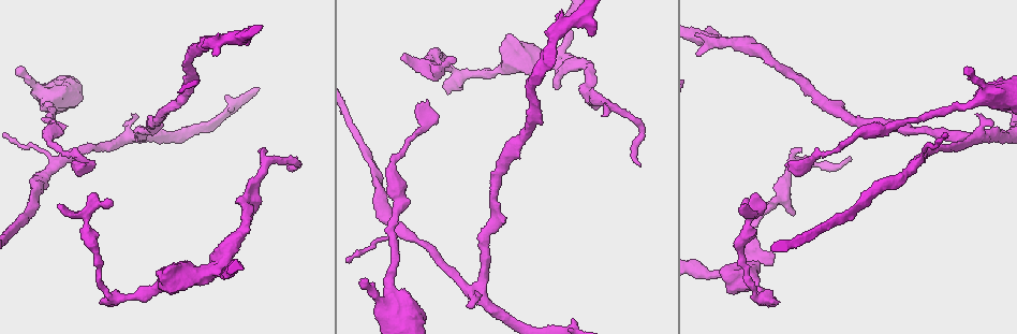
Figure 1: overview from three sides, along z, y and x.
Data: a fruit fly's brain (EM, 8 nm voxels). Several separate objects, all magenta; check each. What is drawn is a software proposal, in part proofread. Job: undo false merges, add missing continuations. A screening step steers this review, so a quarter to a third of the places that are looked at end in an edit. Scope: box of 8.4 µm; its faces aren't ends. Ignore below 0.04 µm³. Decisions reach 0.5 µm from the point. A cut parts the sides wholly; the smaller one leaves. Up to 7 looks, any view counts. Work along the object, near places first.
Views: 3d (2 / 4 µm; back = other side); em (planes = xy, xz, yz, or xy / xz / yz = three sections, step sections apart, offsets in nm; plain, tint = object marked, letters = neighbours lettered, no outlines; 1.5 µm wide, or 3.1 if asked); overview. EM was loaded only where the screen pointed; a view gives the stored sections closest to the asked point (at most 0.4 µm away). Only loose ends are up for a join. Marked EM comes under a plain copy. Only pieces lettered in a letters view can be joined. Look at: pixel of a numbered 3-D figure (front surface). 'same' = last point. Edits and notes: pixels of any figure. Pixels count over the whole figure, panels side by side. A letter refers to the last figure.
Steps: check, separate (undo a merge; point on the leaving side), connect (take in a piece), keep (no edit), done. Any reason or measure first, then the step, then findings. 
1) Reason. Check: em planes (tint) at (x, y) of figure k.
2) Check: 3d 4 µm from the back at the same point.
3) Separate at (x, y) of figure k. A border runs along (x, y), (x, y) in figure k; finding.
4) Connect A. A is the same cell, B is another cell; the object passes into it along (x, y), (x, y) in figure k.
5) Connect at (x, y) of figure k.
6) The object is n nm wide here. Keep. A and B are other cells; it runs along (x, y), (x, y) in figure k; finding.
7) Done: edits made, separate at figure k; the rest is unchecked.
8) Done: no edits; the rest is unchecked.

An open end. Check: 3d 2 µm at (446, 93) of figure 1.

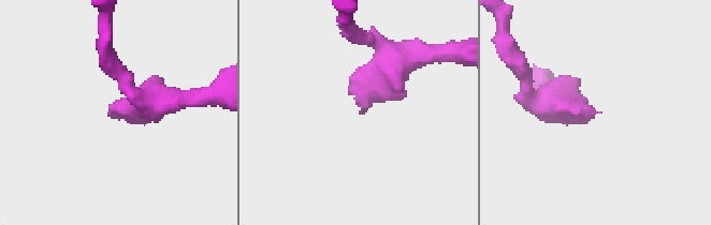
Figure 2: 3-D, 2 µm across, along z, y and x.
Now the EM. Check: em planes (letters) at (364, 113) of figure 2.

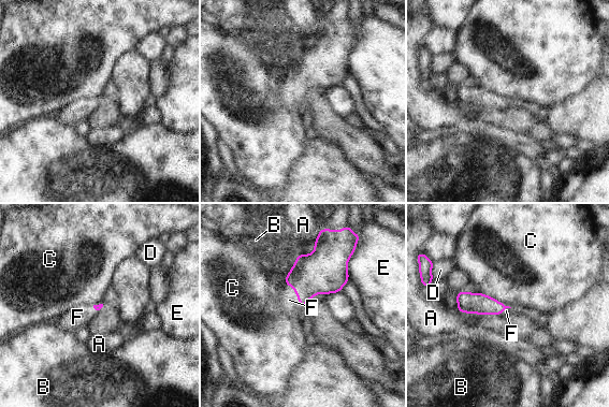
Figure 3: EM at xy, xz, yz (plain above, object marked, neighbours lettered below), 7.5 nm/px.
Connect F. F is the same cell, A, B, C, D and E are other cells; the object passes into it along (321, 272), (295, 292), (289, 300) in figure 3; the neuron continues.

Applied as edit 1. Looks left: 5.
Branch stops here. Check: 3d 2 µm from the back at (965, 69) of figure 1.

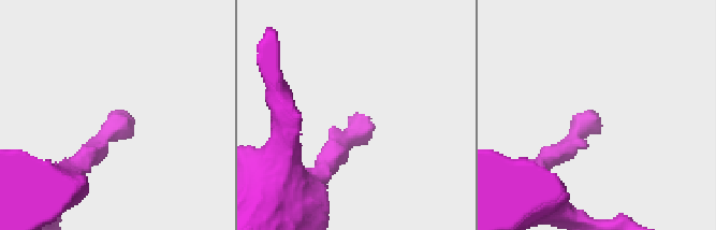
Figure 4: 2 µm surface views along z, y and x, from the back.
Check: em xz step 4 (tint) at (348, 118) of figure 4.

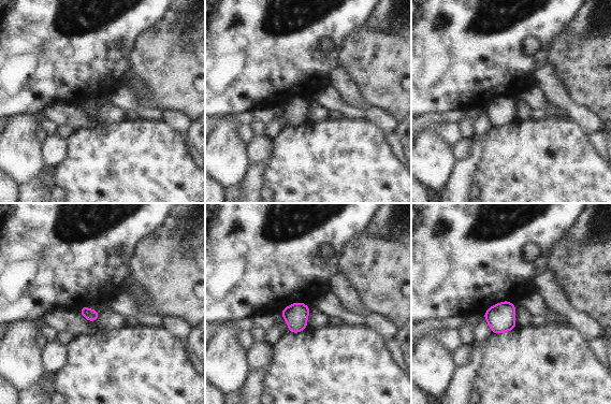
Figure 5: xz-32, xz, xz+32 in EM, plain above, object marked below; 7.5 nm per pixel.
Check: em planes (letters) at the same point.

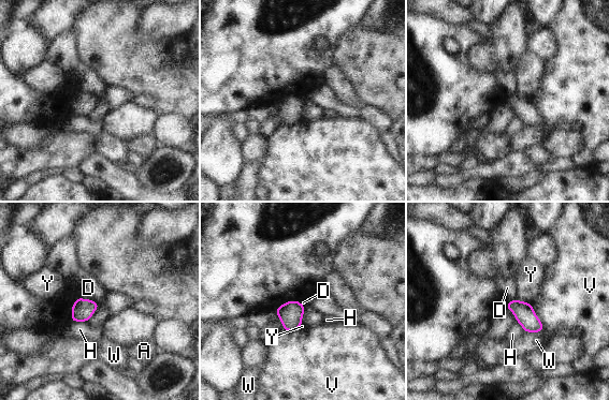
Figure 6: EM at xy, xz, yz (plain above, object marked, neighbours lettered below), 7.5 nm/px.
The longest contact is with V, 200 nm. Keep. A, D, H, V, W and Y are other cells; a border runs along (304, 306), (302, 322), (299, 327) in figure 6; no lettered piece goes on from it.

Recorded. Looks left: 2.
Free end. Check: em planes (letters) at (591, 35) of figure 1.

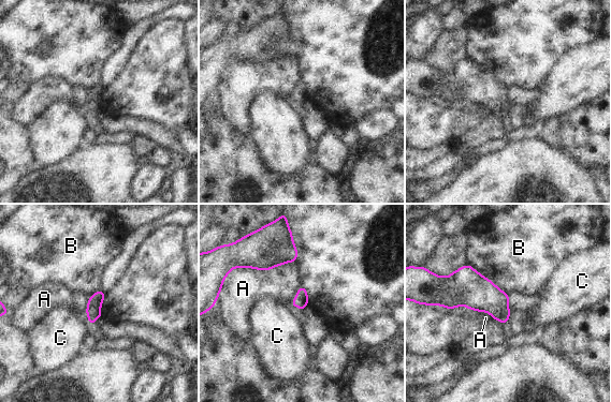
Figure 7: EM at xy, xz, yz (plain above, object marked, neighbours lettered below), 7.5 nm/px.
The object is 100 nm wide here. Keep. A, B and C are other cells; no lettered piece goes on from it.

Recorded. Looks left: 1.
Done: edits made, connect at figure 3; the rest is unchecked.

